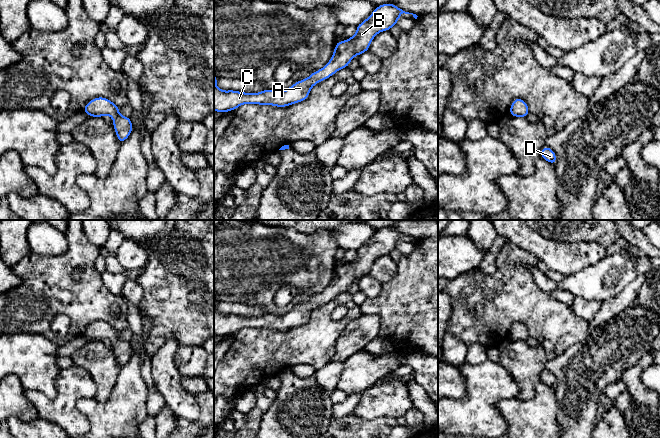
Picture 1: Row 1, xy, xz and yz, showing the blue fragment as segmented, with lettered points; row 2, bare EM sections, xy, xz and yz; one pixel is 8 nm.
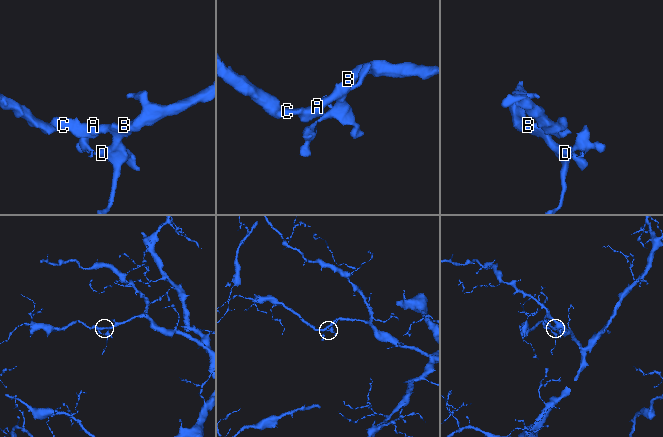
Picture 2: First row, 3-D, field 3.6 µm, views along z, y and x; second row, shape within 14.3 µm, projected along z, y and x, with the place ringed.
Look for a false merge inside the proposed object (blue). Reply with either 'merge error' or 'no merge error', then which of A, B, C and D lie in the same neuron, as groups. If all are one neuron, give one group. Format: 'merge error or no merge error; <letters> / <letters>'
no merge error; A B C D

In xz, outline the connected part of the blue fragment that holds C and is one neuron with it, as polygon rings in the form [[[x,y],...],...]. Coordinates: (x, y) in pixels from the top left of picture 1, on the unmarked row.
[[[385,227],[379,229],[371,237],[371,239],[365,243],[362,247],[357,249],[356,257],[354,260],[348,262],[346,265],[337,265],[335,269],[335,274],[332,278],[332,282],[329,286],[320,294],[314,295],[308,302],[297,305],[288,313],[282,316],[277,316],[272,313],[266,313],[259,317],[245,317],[235,314],[223,315],[216,310],[216,305],[218,301],[214,298],[214,334],[219,337],[229,336],[231,334],[236,334],[240,329],[243,328],[258,328],[258,329],[273,329],[275,331],[287,331],[294,327],[302,326],[308,323],[311,312],[323,305],[337,295],[349,290],[350,285],[356,280],[369,275],[370,268],[373,262],[382,255],[389,255],[394,249],[398,247],[399,241],[403,238],[412,238],[415,243],[417,239],[409,236],[405,236],[399,231],[393,229],[392,227]]]

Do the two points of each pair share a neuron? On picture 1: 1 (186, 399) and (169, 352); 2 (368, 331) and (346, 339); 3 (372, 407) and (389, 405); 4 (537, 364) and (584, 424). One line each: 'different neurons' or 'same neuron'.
1: same neuron
2: same neuron
3: same neuron
4: different neurons

